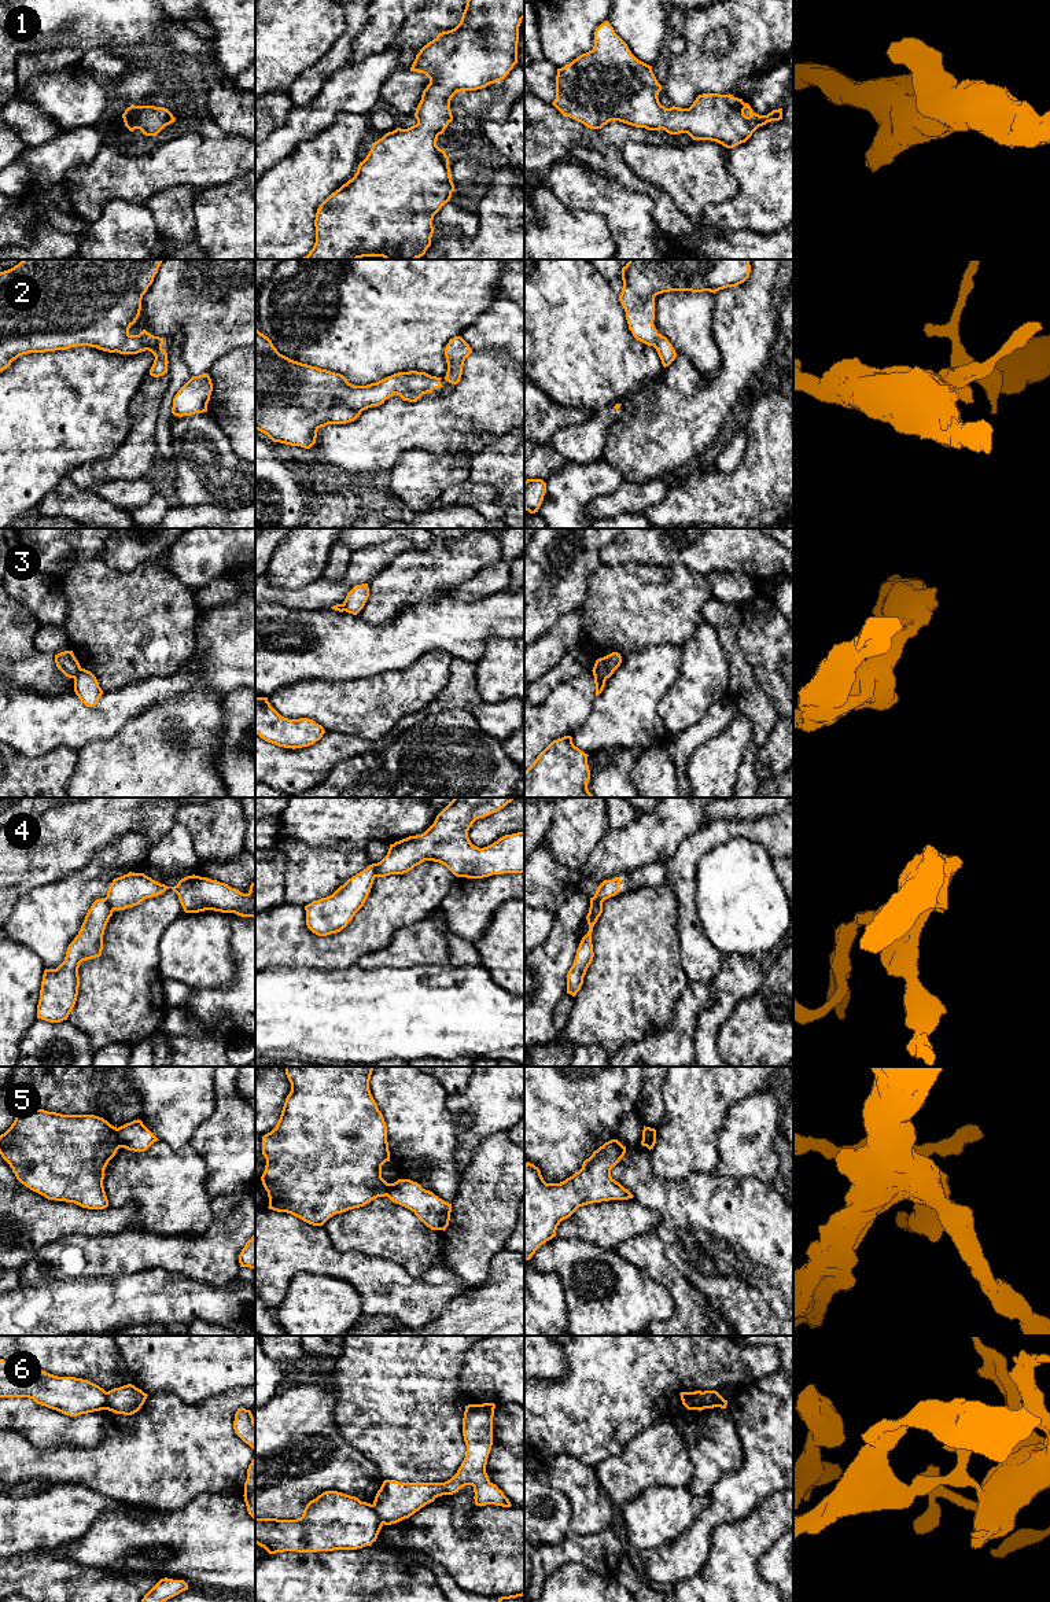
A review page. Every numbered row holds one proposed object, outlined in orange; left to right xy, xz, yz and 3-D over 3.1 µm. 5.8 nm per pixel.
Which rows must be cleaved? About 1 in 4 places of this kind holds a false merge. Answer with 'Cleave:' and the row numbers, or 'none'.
Cleave: 3, 4, 5, 6

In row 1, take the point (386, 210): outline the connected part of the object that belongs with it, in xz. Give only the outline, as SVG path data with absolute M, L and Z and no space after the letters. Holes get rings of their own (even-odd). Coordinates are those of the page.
M467 0L460 23L439 33L416 55L410 71L423 73L430 84L423 91L416 108L417 124L386 133L372 143L366 158L360 162L351 180L332 192L317 209L316 243L301 259L358 259L383 257L384 259L417 259L431 246L434 216L447 203L454 191L449 156L436 146L438 136L453 121L450 100L461 91L476 91L504 80L517 63L519 26L524 18L524 0Z

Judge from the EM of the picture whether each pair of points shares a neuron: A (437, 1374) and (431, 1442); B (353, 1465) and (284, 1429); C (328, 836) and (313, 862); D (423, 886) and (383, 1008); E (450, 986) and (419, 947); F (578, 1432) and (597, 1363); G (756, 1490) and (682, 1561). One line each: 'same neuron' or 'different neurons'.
A: same neuron
B: same neuron
C: different neurons
D: different neurons
E: different neurons
F: same neuron
G: same neuron

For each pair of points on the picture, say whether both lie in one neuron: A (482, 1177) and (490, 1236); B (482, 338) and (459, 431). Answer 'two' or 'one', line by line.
A: one
B: two

